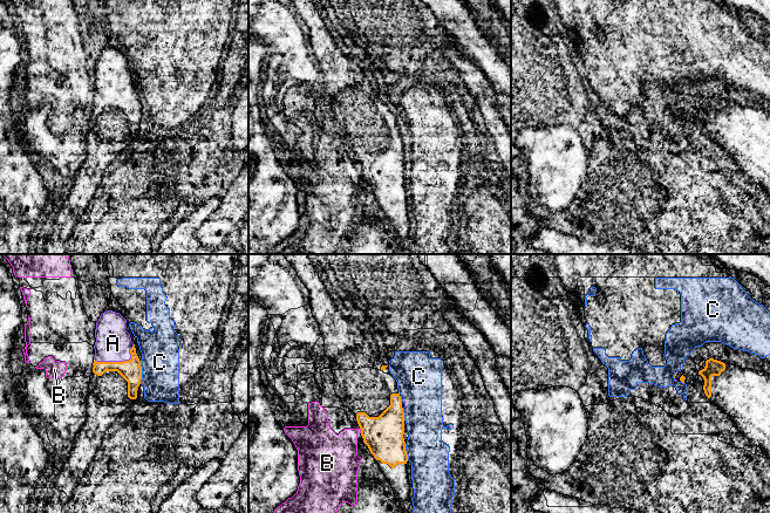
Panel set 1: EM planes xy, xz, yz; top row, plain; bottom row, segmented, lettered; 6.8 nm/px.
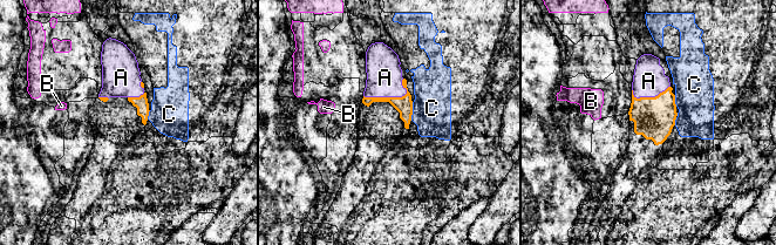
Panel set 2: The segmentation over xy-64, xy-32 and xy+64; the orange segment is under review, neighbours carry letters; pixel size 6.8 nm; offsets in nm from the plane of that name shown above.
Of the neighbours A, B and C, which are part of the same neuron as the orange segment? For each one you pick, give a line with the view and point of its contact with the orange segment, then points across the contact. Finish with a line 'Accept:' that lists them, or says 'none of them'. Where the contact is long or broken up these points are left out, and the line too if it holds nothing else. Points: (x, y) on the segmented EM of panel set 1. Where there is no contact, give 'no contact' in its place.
A: contact xy (118, 362)
Accept: A

